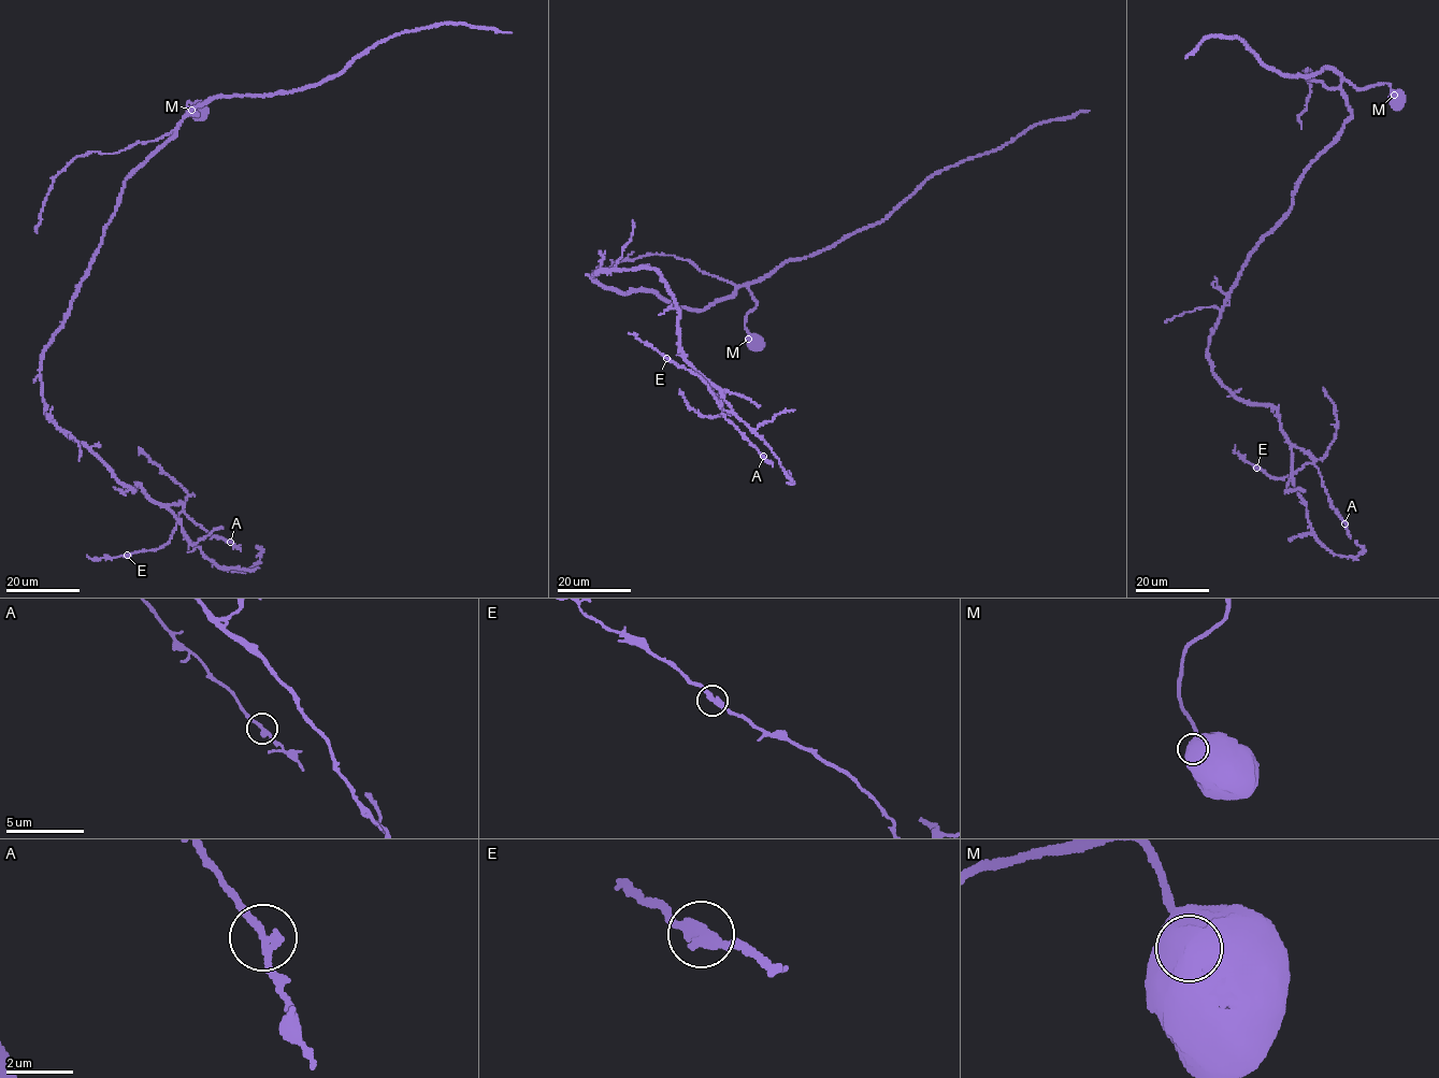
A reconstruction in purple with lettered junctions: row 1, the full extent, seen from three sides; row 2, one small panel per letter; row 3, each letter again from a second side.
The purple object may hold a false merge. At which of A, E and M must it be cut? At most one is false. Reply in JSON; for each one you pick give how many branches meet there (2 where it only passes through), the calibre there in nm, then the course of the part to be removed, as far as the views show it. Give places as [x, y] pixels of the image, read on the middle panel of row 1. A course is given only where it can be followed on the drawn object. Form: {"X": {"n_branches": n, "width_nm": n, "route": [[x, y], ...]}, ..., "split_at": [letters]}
{"split_at": []}

